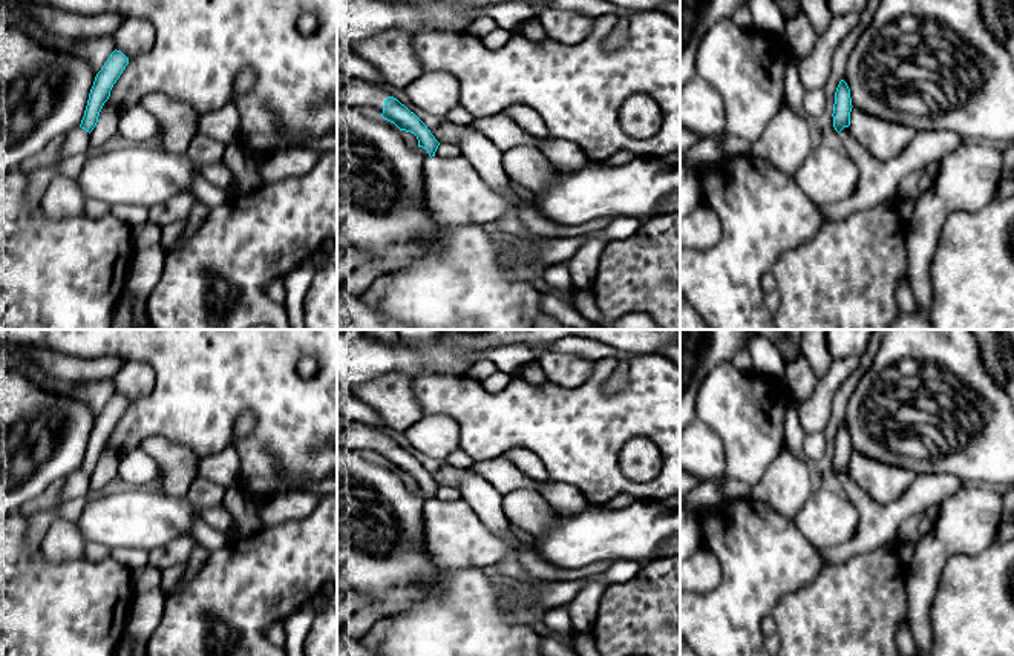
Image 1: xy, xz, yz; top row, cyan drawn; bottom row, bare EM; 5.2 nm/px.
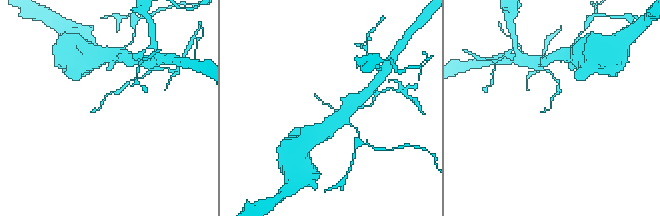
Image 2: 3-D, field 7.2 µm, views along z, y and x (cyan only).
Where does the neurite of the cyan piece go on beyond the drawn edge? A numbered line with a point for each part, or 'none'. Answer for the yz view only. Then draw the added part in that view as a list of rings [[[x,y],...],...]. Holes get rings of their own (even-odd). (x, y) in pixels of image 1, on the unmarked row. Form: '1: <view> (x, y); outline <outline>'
none

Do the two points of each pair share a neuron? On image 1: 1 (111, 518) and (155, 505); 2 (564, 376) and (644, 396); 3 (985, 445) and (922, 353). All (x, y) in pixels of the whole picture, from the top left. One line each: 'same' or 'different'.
1: same
2: different
3: same

